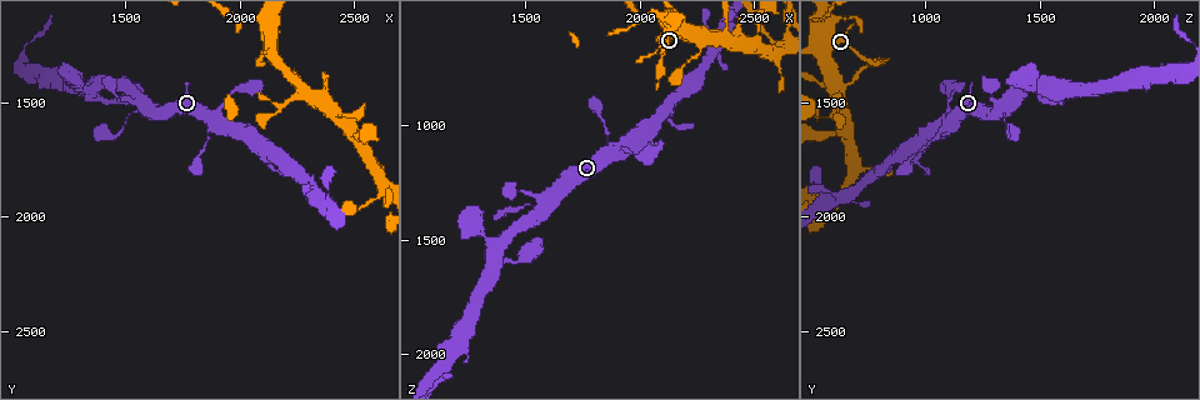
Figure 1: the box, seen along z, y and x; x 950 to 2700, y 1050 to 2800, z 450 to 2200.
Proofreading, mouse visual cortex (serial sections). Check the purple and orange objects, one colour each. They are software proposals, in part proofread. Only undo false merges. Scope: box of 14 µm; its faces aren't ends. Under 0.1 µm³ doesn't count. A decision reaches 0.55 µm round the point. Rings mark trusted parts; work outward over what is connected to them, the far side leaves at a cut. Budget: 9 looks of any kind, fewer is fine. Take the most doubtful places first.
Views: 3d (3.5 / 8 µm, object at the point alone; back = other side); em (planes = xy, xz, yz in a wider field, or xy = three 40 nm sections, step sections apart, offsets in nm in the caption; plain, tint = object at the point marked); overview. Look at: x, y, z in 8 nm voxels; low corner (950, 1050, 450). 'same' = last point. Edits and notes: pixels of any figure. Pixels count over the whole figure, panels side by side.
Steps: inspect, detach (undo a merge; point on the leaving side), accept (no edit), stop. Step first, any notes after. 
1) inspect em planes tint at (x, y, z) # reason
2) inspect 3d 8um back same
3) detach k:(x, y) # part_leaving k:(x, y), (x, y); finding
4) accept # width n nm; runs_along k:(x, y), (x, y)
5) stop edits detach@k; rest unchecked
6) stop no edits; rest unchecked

inspect 3d 3.5um at (2280, 1440, 620) # four arms meet

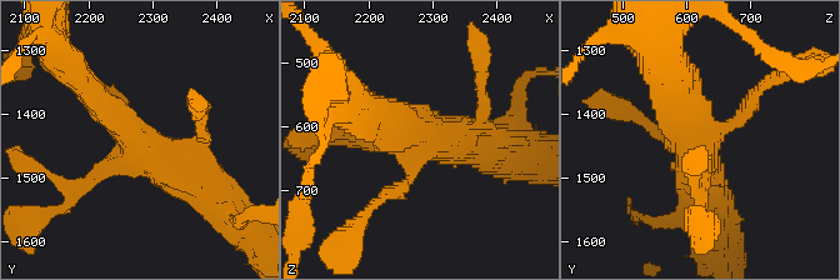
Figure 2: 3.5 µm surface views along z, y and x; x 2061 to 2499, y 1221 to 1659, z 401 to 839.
inspect em xy step 2 tint at (2275, 1440, 605) # need the tissue

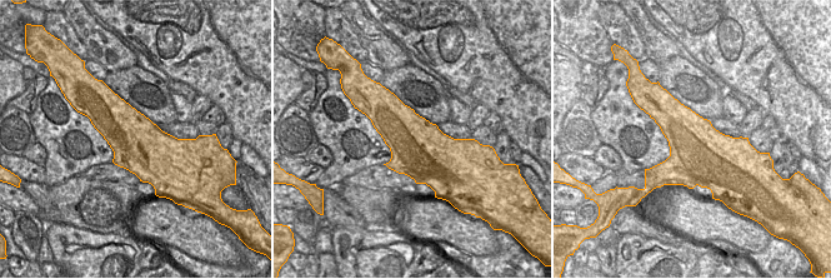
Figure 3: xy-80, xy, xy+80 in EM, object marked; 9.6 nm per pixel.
accept # runs_along 2:(81, 80), (158, 160), (204, 191); continuous, no second cell

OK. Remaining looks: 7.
inspect 3d 3.5um back at (2580, 1930, 630) # three arms meet

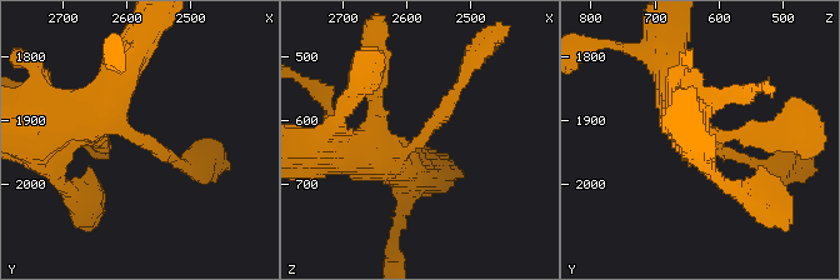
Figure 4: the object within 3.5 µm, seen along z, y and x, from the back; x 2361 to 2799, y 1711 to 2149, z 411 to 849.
inspect em xy step 5 tint at (2585, 1930, 635) # shape alone is not enough

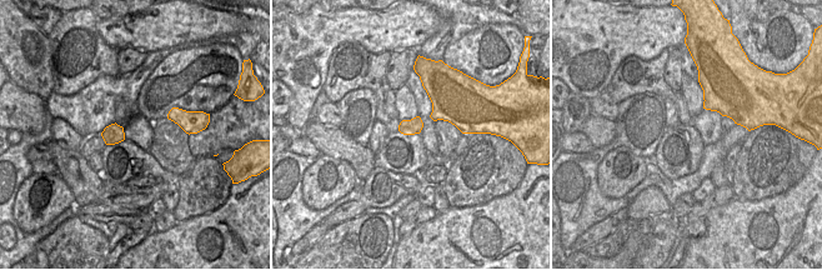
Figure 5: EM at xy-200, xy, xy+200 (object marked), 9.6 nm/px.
accept # continuous, no second cell

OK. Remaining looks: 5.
inspect 3d 8um at (1560, 1520, 1320) # four-way junction

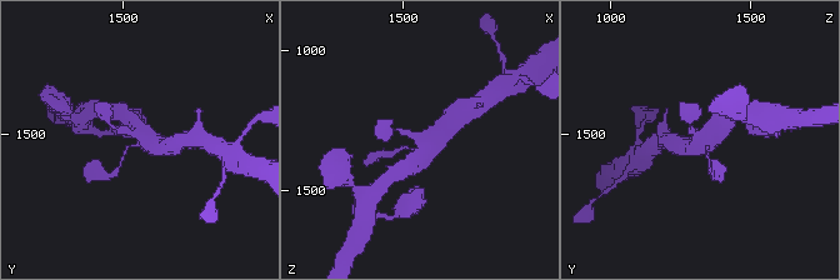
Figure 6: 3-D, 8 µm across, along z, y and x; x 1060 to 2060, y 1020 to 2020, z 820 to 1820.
inspect em xy step 1 tint at (1570, 1520, 1310) # arms 4; arm_widths 100, 200, 400, 500 nm

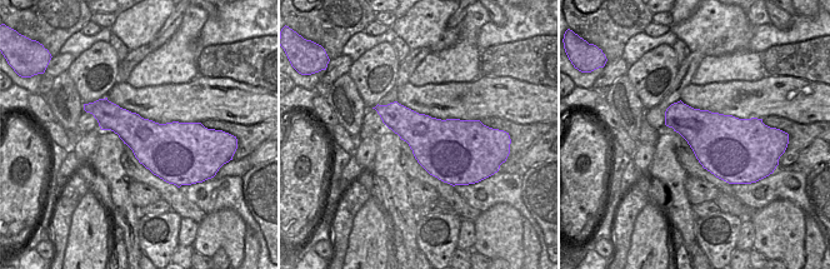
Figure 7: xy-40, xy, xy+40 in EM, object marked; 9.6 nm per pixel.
accept # all the same cell

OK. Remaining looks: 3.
inspect 3d 8um back at (1910, 1550, 1100) # small branch off a trunk

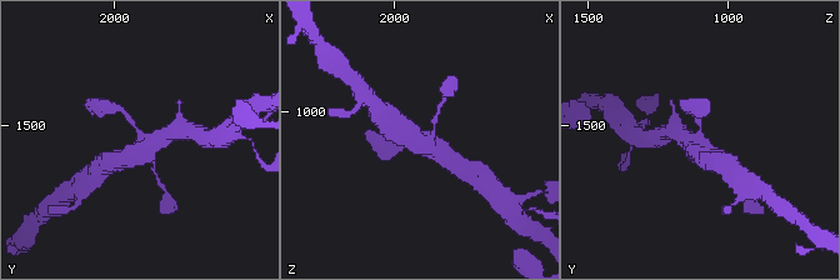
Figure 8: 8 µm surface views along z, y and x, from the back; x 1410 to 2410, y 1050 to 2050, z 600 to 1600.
inspect em planes tint at (1900, 1550, 1100) # arms 4; arm_widths 150, 200, 500, 600 nm; now the EM

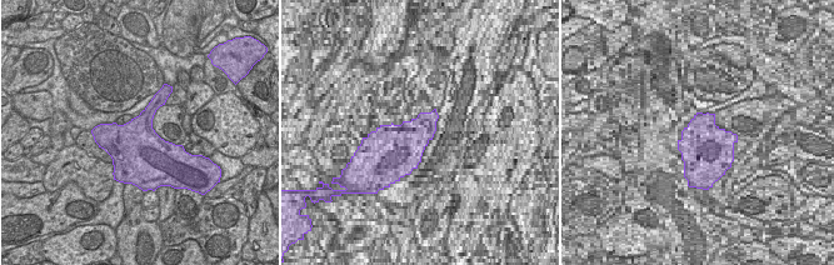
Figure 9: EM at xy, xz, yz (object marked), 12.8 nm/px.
accept # width 700 nm; runs_along 8:(459, 164), (400, 126); all the same cell

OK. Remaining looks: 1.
stop no edits; rest unchecked

